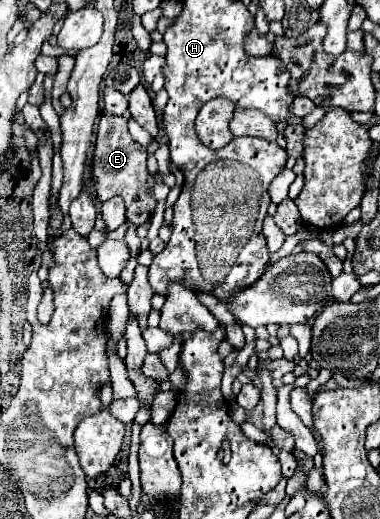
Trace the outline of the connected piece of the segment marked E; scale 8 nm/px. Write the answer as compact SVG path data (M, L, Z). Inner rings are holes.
M100 116L98 122L98 136L96 136L96 150L94 150L94 164L92 164L92 176L96 182L98 198L110 200L112 196L122 196L126 204L126 216L134 224L144 224L152 218L156 200L146 190L146 148L136 144L128 132L128 118L126 116Z

